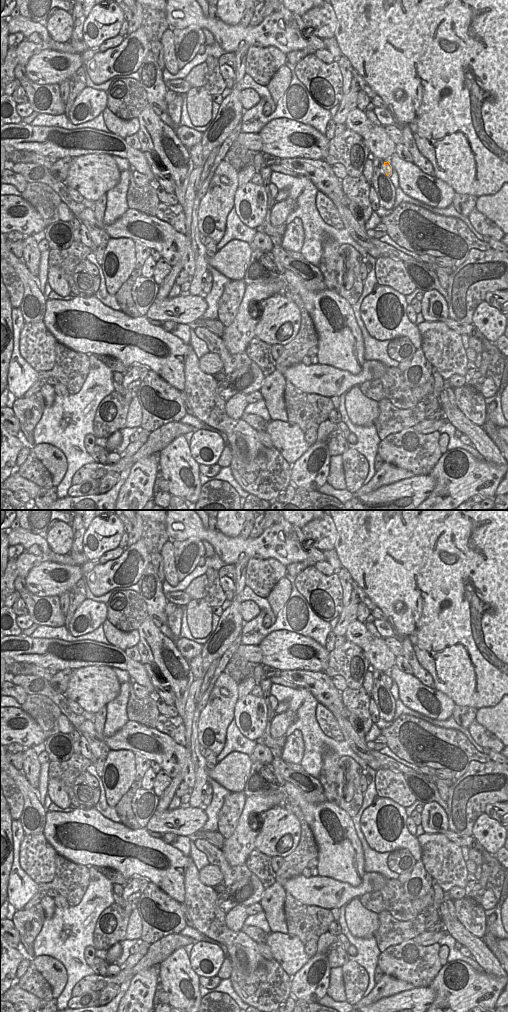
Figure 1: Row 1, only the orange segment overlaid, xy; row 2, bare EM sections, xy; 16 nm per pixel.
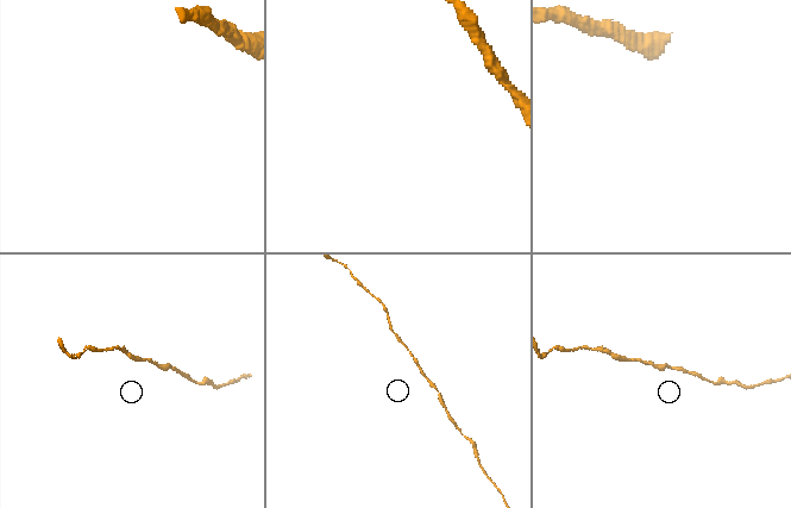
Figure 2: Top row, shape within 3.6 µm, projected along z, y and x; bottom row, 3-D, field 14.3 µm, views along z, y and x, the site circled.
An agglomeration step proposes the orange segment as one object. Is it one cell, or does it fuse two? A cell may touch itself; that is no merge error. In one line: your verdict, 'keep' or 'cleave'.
keep

